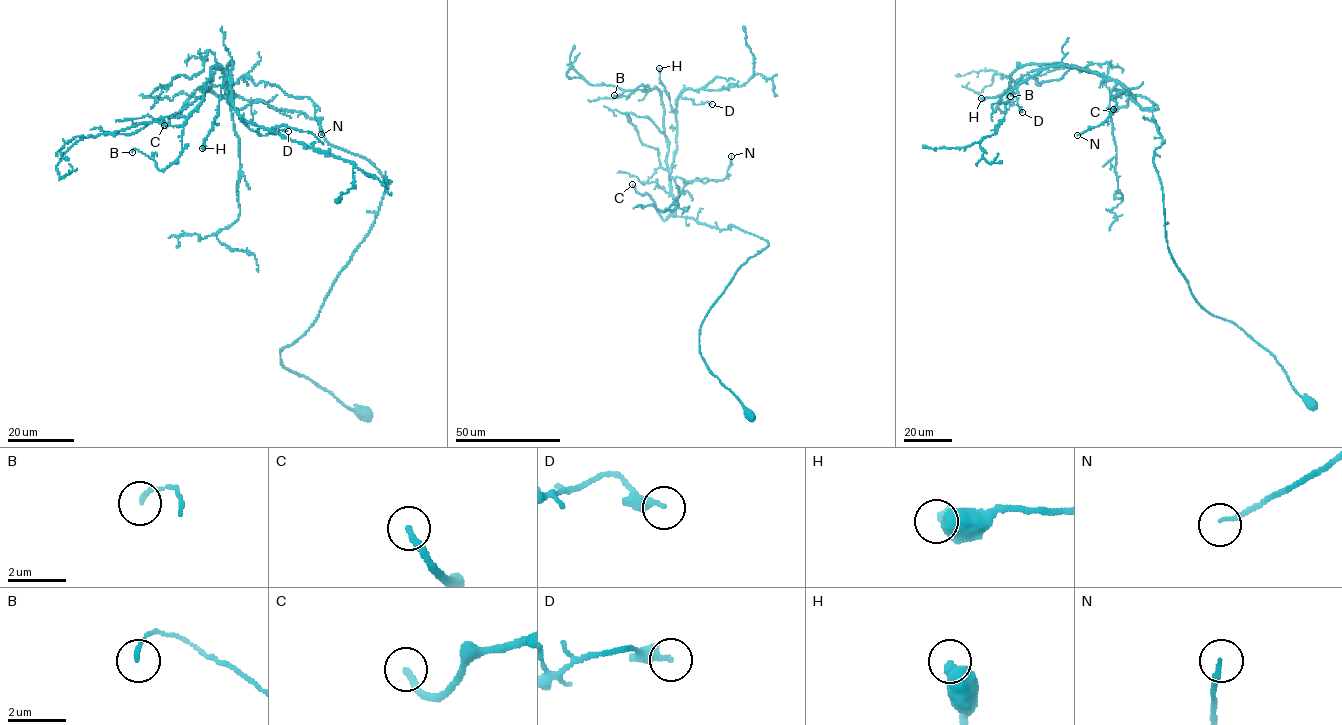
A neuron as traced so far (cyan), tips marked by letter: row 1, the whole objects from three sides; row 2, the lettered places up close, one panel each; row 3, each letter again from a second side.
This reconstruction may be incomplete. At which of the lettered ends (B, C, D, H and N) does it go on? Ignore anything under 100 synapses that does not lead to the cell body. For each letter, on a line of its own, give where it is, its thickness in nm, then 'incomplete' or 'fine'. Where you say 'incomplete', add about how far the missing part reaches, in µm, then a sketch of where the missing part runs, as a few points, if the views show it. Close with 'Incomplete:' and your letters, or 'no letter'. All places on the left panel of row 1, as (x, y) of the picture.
B: place (132, 152); calibre 140 nm; fine
C: place (164, 125); calibre 220 nm; incomplete; missing 140 µm; course (164, 125), (145, 127), (103, 175), (132, 192), (104, 152), (61, 115), (39, 127), (28, 125)
D: place (288, 131); calibre 280 nm; fine
H: place (202, 148); calibre 650 nm; fine
N: place (321, 134); calibre 140 nm; fine
Incomplete: C

